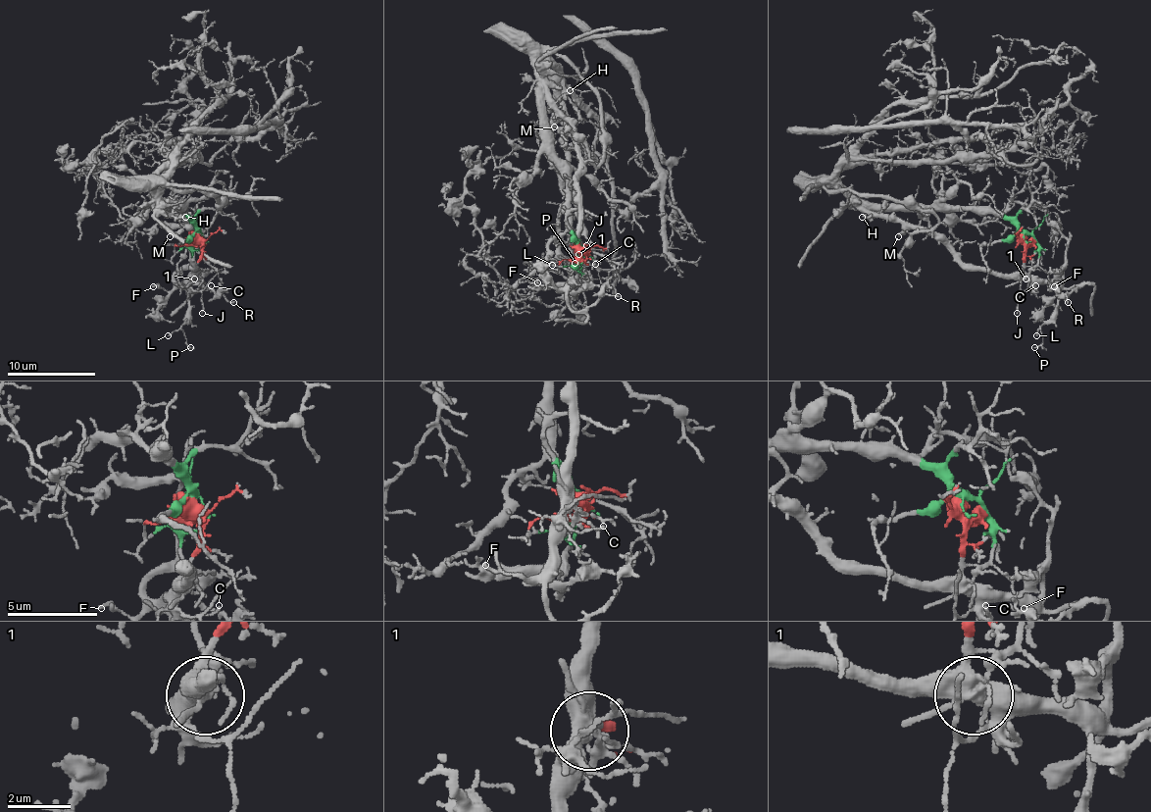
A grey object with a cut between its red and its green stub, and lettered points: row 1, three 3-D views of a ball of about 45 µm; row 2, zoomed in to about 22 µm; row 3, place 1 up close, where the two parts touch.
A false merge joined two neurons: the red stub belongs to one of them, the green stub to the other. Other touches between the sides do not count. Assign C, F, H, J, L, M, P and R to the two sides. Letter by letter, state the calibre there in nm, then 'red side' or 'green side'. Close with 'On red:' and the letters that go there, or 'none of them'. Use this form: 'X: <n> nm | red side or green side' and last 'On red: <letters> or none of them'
C: 90 nm | red side
F: 130 nm | red side
H: 190 nm | red side
J: 110 nm | red side
L: 120 nm | red side
M: 260 nm | red side
P: 100 nm | red side
R: 140 nm | red side
On red: C, F, H, J, L, M, P, R

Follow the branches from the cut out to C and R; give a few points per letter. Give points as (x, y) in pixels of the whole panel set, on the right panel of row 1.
C: (1023, 234), (1025, 279), (1037, 292), (1035, 285)
R: (1023, 234), (1025, 272), (1058, 280), (1064, 287), (1081, 285), (1067, 294), (1069, 303)

